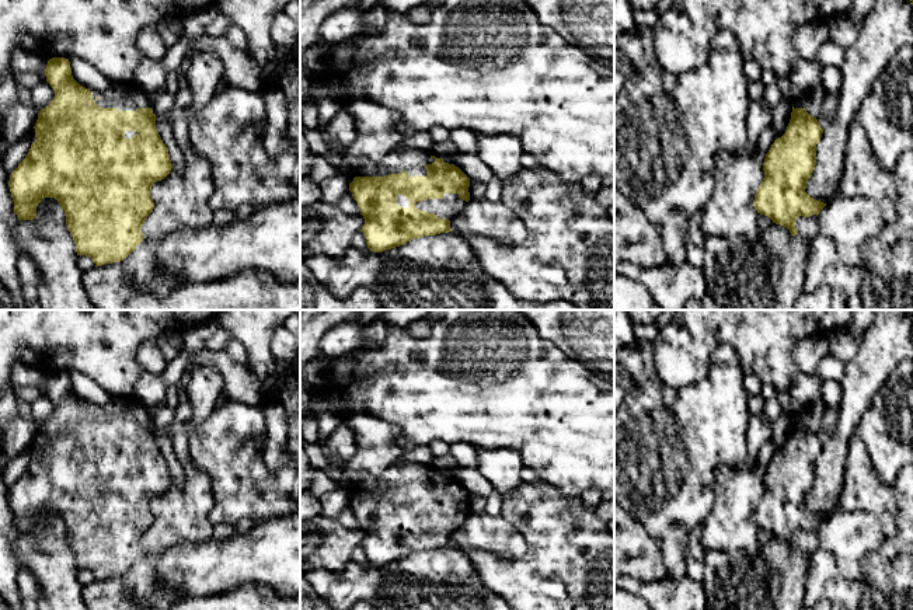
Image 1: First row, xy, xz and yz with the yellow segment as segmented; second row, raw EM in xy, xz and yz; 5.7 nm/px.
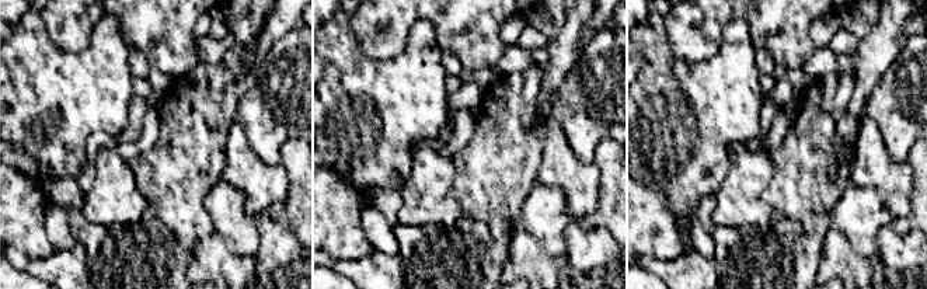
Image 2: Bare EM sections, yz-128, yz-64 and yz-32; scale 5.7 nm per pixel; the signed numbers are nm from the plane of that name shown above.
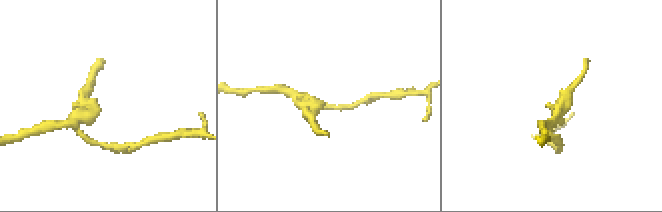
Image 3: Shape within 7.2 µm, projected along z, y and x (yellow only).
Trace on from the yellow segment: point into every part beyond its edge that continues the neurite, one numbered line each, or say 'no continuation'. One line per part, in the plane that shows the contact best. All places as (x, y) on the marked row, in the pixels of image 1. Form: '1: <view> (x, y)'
1: xz (413, 161)

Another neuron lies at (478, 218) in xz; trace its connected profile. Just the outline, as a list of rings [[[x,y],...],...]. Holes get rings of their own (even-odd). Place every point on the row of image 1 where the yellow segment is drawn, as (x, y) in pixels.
[[[470,199],[459,215],[450,219],[452,233],[461,237],[485,237],[506,245],[526,240],[527,230],[522,219],[503,202]]]

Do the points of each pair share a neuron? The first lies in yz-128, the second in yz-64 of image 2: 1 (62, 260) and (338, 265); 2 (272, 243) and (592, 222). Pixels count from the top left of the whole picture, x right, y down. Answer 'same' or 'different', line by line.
1: same
2: different

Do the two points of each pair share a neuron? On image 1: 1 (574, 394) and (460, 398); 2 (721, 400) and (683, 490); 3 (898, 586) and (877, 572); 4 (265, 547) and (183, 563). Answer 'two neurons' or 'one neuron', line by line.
1: one neuron
2: one neuron
3: one neuron
4: one neuron

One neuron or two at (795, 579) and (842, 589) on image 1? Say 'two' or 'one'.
two

